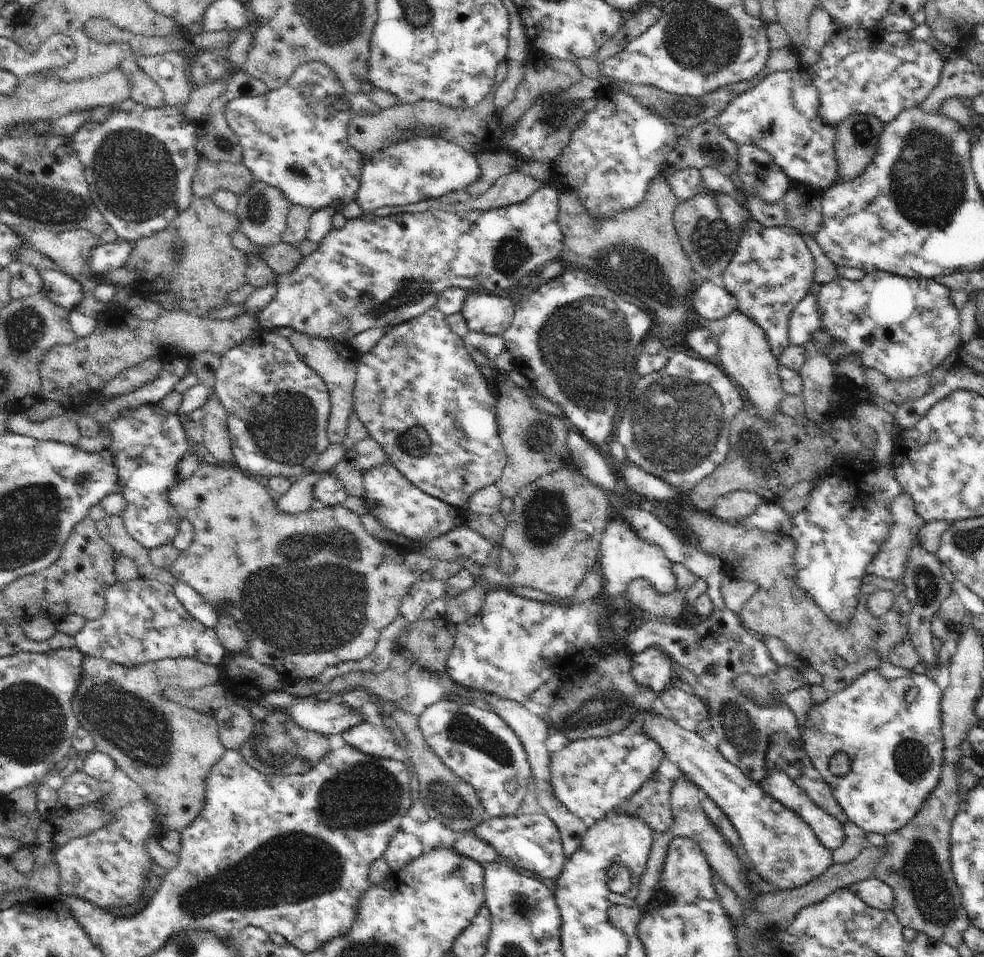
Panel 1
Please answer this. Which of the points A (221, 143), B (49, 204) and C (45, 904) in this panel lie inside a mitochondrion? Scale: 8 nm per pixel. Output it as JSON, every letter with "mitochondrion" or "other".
{"A":"mitochondrion","B":"mitochondrion","C":"other"}

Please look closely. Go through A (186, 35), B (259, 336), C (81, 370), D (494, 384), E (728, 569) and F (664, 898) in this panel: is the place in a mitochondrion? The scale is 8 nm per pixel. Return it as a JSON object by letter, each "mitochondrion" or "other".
{"A":"other","B":"other","C":"other","D":"other","E":"other","F":"other"}

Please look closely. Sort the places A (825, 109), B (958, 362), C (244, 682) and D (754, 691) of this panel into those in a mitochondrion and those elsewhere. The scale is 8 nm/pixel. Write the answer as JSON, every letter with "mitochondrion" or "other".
{"A":"other","B":"other","C":"other","D":"mitochondrion"}

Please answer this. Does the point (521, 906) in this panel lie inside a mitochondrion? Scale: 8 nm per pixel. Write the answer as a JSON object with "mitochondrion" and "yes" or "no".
{"mitochondrion":"yes"}

